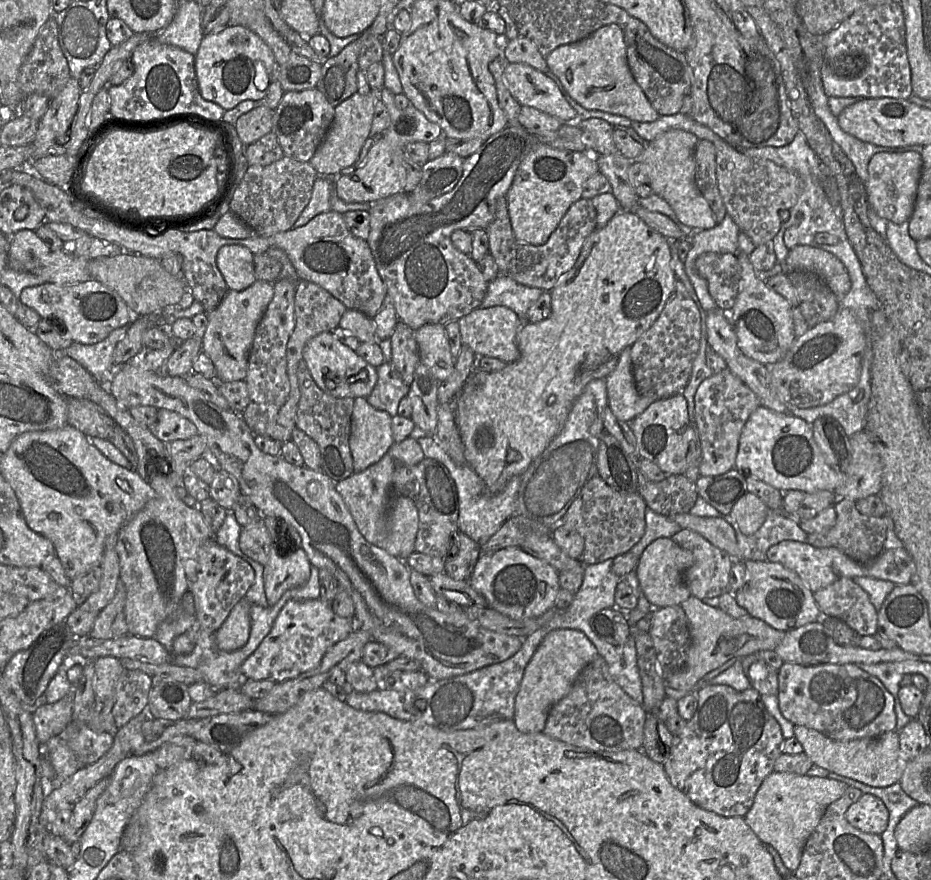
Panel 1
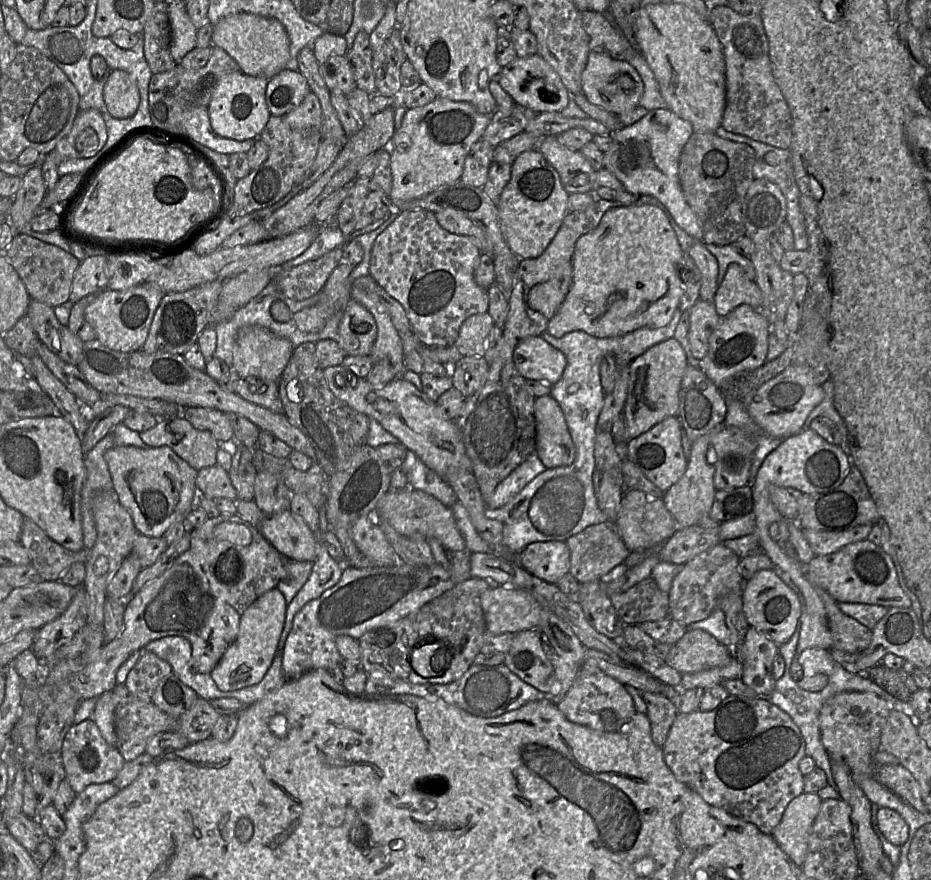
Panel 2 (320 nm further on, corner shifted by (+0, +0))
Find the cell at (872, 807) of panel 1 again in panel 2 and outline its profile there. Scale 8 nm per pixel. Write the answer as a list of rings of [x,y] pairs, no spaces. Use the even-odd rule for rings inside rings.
[[[872,805],[872,825],[892,844],[901,846],[909,838],[909,826],[896,811]]]

